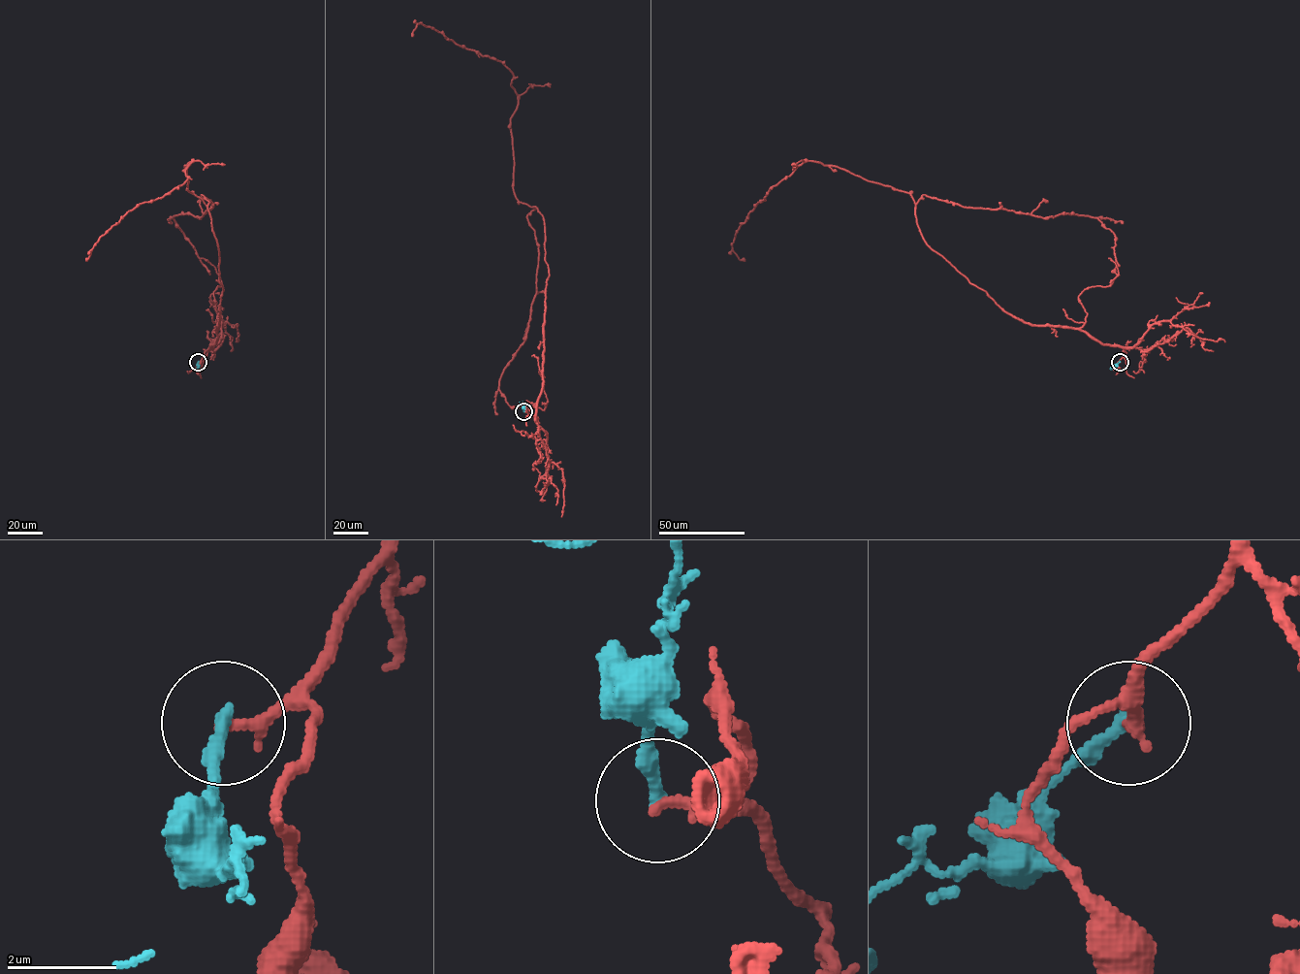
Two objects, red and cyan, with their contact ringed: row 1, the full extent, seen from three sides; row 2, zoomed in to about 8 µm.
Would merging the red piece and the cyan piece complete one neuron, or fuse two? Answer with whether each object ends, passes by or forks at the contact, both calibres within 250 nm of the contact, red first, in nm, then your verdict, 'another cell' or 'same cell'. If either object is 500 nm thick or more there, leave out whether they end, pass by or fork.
red ends there; cyan ends there; 240 nm thick on the red side, 280 nm on the other; another cell

